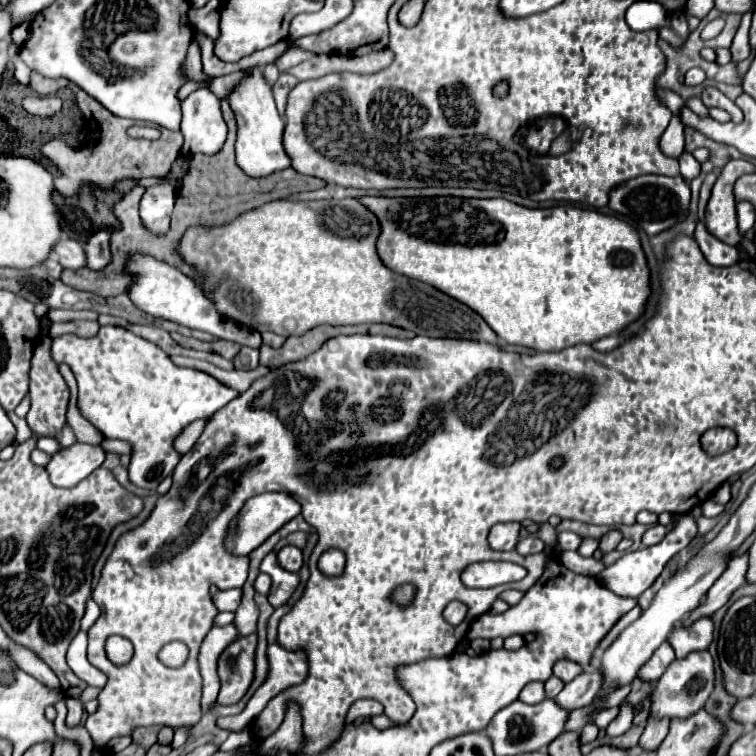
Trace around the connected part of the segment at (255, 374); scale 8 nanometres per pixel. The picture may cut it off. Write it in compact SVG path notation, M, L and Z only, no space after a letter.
M174 356L172 362L174 362L176 366L198 368L198 370L210 374L212 378L220 380L220 384L224 384L224 386L236 390L238 394L246 392L246 390L252 386L254 380L262 378L262 368L264 368L264 366L258 366L258 368L254 368L254 370L232 370L232 372L226 372L226 370L214 366L214 364L208 364L208 362L202 362L202 360L194 360L194 358L182 358L182 356Z

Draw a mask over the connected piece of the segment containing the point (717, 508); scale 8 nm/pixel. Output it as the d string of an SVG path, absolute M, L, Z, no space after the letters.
M706 500L702 504L702 516L706 516L706 518L718 516L718 514L722 514L722 510L724 510L724 506L718 504L718 502L714 502L714 500Z

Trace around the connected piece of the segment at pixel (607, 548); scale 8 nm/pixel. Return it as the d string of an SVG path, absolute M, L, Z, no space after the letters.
M610 530L610 532L606 532L606 534L600 538L600 552L604 552L604 554L612 552L612 550L618 546L620 540L622 540L622 532L620 532L620 530Z

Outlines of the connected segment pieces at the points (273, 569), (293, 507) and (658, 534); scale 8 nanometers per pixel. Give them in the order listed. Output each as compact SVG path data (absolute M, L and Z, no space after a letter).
M270 552L270 554L262 560L260 572L268 574L268 576L272 578L272 586L270 586L270 592L268 592L268 602L270 602L274 608L282 606L282 604L292 596L292 592L296 590L296 586L298 586L298 576L292 574L292 572L288 572L288 570L284 570L284 568L278 564L274 552Z
M270 492L270 494L258 494L250 498L242 510L236 514L228 528L228 536L224 538L226 552L234 556L248 556L254 548L258 548L270 534L274 534L278 528L282 528L286 522L290 522L294 516L300 514L300 504L292 500L292 496L282 492Z
M674 516L674 524L672 526L660 526L660 524L654 524L654 526L650 526L646 532L644 532L644 536L642 536L642 546L654 546L654 544L658 544L662 538L664 538L664 534L666 532L670 532L674 526L676 526L676 520L678 520L678 516Z

